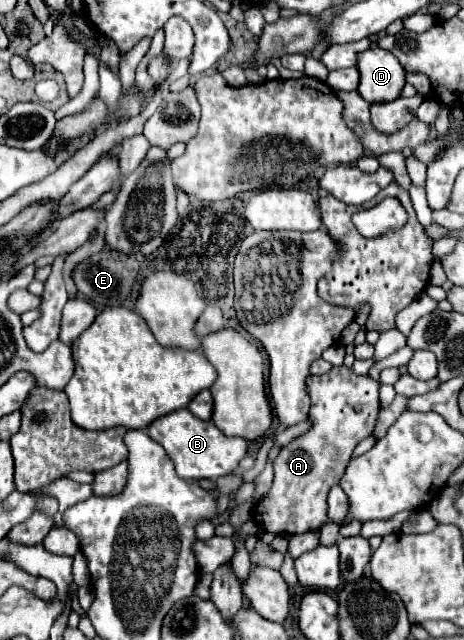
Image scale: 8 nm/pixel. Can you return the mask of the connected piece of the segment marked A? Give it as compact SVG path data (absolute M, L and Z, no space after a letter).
M347 366L331 368L323 376L311 376L307 380L307 392L311 396L309 418L313 420L313 428L307 434L295 438L291 444L281 448L277 460L273 462L273 468L275 468L273 486L269 490L269 494L263 500L259 500L253 508L253 514L255 514L253 520L265 532L271 532L271 534L291 534L293 536L293 534L317 530L325 524L325 520L327 520L327 494L329 494L331 486L339 484L339 480L341 480L341 476L343 476L343 472L351 460L355 446L373 434L377 414L381 410L379 382L375 382L371 376L357 376Z

